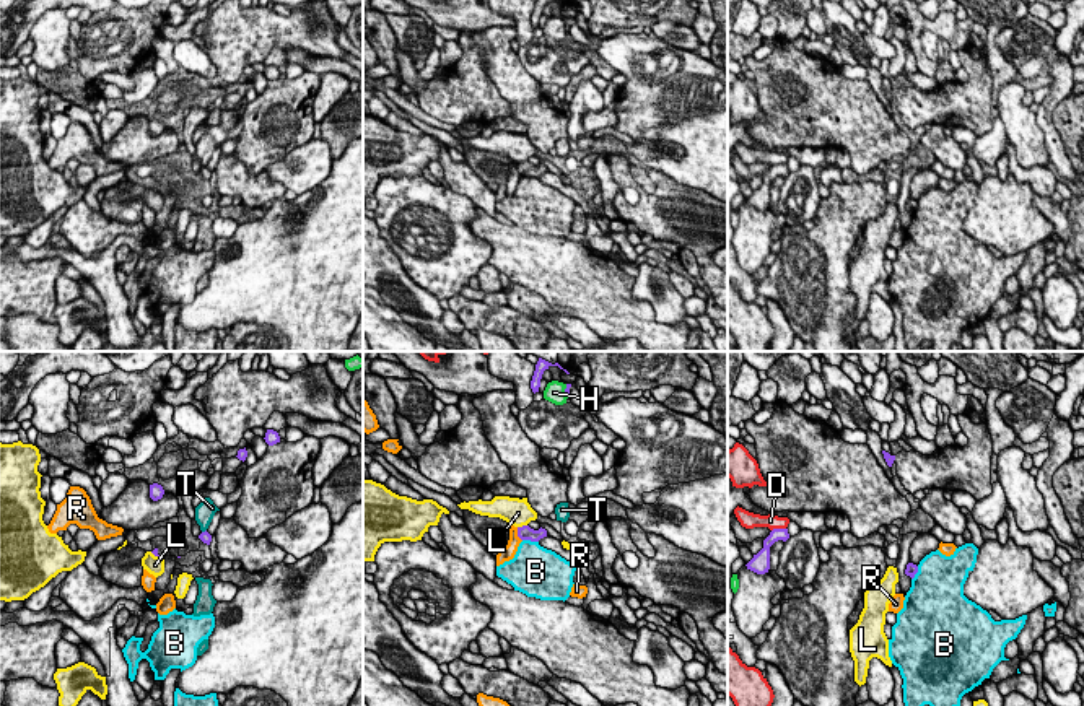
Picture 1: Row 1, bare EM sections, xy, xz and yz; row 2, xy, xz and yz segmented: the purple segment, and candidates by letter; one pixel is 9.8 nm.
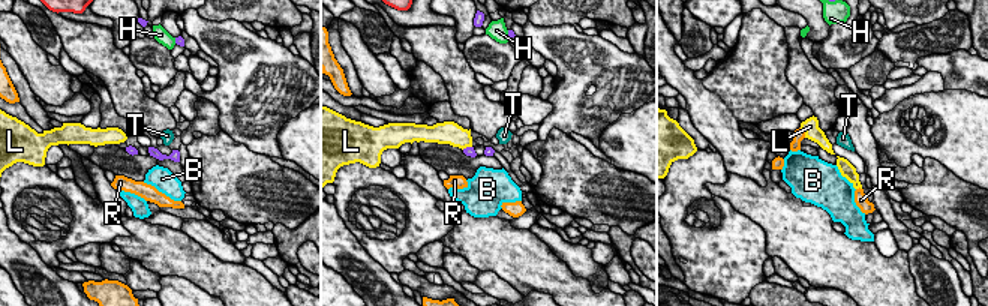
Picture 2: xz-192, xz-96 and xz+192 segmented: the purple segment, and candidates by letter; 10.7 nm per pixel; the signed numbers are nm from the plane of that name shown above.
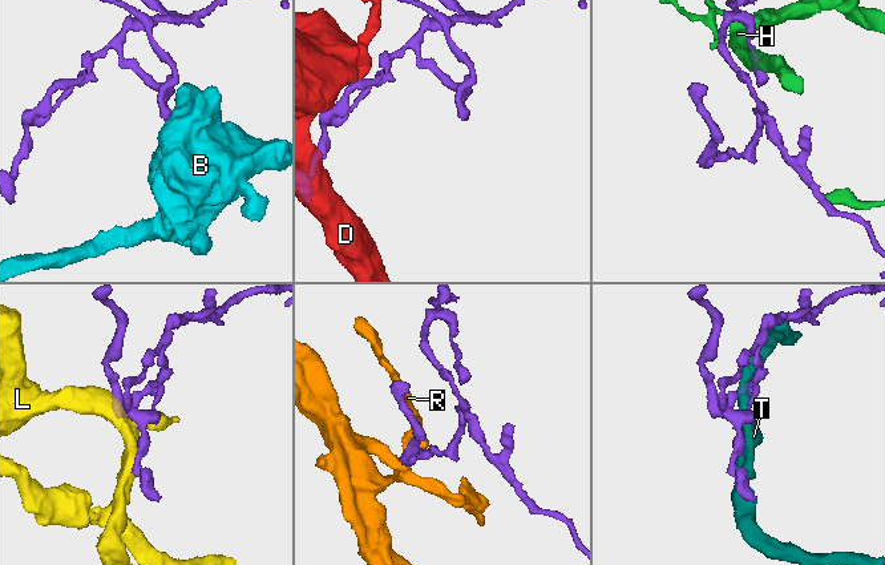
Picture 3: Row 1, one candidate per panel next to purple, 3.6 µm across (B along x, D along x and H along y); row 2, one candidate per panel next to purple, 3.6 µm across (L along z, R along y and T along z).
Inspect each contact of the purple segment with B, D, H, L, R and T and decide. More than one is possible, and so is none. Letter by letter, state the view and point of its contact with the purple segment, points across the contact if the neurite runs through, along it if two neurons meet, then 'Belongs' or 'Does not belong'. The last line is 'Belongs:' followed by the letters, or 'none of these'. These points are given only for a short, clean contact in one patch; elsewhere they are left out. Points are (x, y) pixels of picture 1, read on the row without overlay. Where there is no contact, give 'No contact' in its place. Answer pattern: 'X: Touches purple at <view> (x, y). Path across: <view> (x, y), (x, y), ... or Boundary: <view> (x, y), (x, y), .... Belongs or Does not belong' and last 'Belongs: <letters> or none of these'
B: Touches purple at xz (531, 176). Boundary: xz (523, 174), (537, 178). Does not belong
D: Touches purple at yz (778, 165). Does not belong
H: Touches purple at xz (565, 26). Does not belong
L: Touches purple at xz (523, 161). Boundary: xz (526, 160), (518, 163). Does not belong
R: Touches purple at xz (518, 169). Does not belong
T: Touches purple at xy (205, 166). Boundary: xy (205, 165), (202, 168). Does not belong
Belongs: none of these

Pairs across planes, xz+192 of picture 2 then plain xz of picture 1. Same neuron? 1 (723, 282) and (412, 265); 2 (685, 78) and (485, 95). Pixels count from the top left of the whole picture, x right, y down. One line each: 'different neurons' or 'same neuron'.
1: same neuron
2: same neuron

